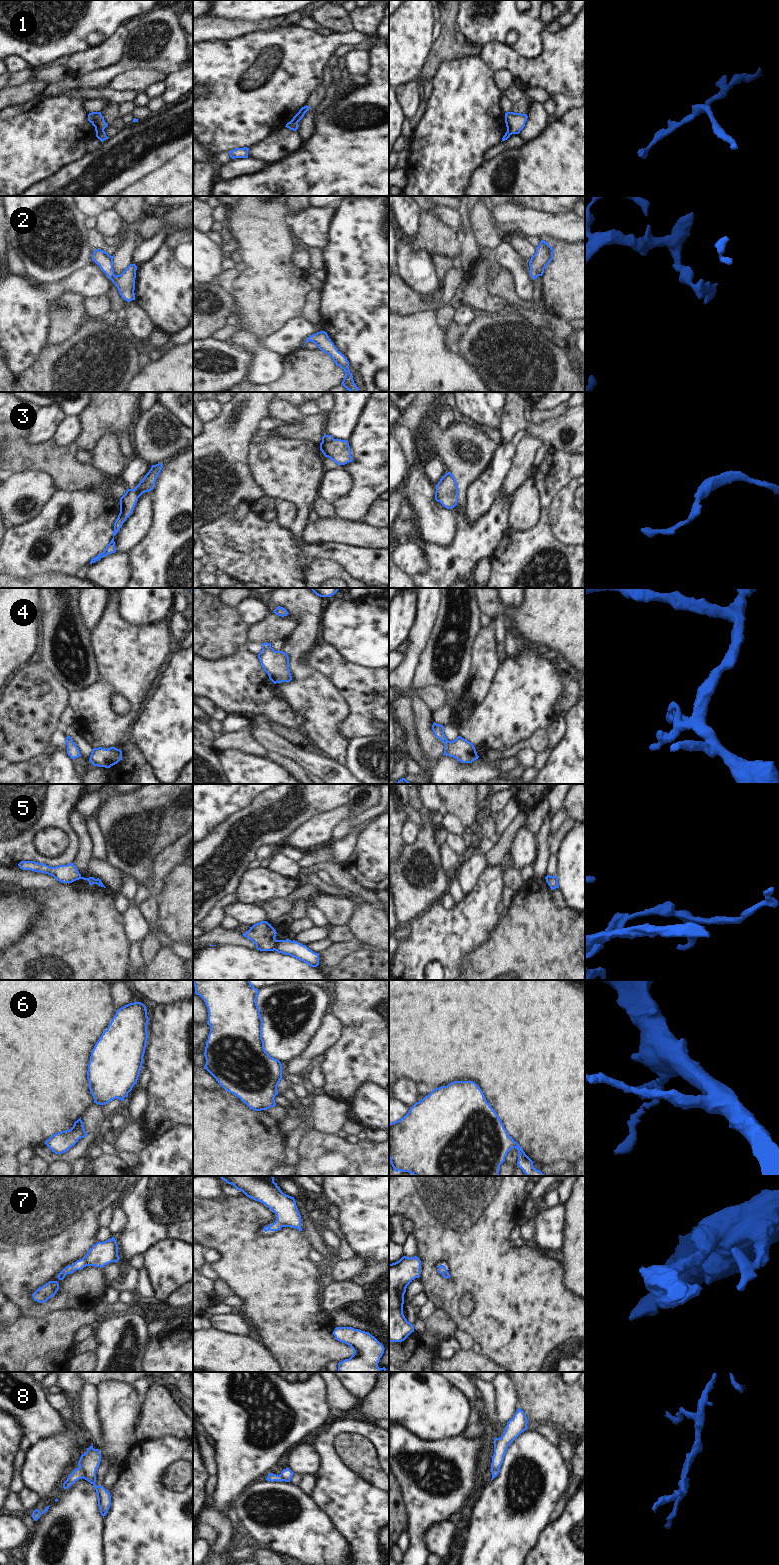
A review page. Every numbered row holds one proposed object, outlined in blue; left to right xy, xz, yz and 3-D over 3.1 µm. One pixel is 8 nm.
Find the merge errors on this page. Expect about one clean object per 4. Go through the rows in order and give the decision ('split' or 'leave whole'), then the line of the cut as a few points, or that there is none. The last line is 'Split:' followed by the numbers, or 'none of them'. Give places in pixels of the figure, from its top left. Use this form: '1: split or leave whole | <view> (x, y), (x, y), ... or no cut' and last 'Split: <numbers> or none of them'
1: split | xy (103, 129), (96, 133)
2: leave whole | no cut
3: split | xz (333, 438), (327, 442), (322, 442)
4: leave whole | no cut
5: split | xz (277, 940), (274, 949)
6: leave whole | no cut
7: leave whole | no cut
8: split | xy (80, 1466), (83, 1471), (83, 1477)
Split: 1, 3, 5, 8

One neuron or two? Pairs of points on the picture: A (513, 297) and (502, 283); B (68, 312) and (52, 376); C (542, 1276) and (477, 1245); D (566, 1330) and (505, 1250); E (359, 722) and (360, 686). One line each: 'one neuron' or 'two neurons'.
A: one neuron
B: two neurons
C: one neuron
D: one neuron
E: one neuron

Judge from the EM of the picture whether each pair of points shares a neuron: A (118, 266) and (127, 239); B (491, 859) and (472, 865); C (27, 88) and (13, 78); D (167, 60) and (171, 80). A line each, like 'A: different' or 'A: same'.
A: same
B: different
C: different
D: different

